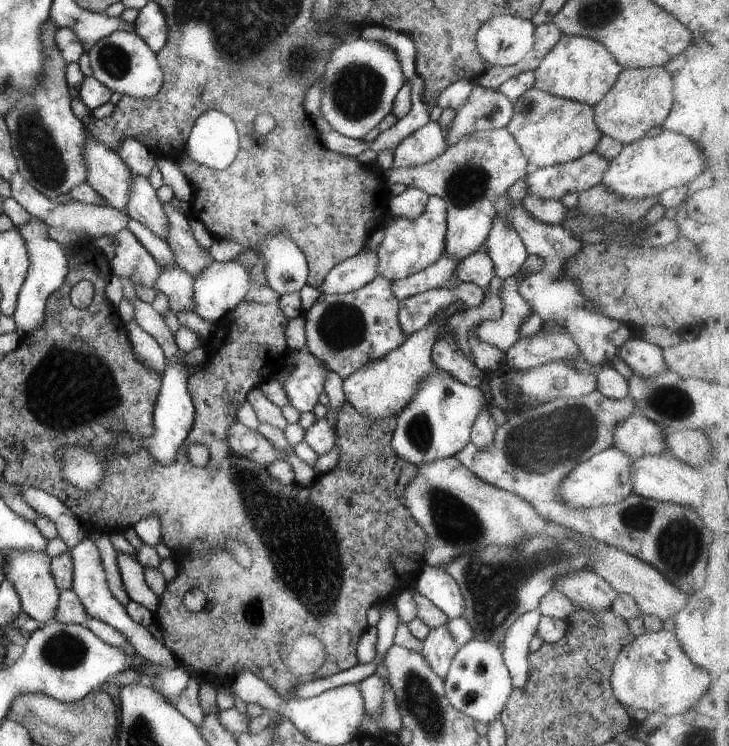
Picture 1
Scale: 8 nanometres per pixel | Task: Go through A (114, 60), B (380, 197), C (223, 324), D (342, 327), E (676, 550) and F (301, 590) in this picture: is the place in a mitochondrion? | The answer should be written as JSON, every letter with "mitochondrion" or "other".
{"A":"mitochondrion","B":"other","C":"other","D":"mitochondrion","E":"mitochondrion","F":"mitochondrion"}

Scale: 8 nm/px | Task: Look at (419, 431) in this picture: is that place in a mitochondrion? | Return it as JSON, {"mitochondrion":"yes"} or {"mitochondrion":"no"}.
{"mitochondrion":"yes"}

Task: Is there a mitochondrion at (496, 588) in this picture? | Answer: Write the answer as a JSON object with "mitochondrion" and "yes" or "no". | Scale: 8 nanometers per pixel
{"mitochondrion":"yes"}

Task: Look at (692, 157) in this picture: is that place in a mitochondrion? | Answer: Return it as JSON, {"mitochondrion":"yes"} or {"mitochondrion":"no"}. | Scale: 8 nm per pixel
{"mitochondrion":"no"}

